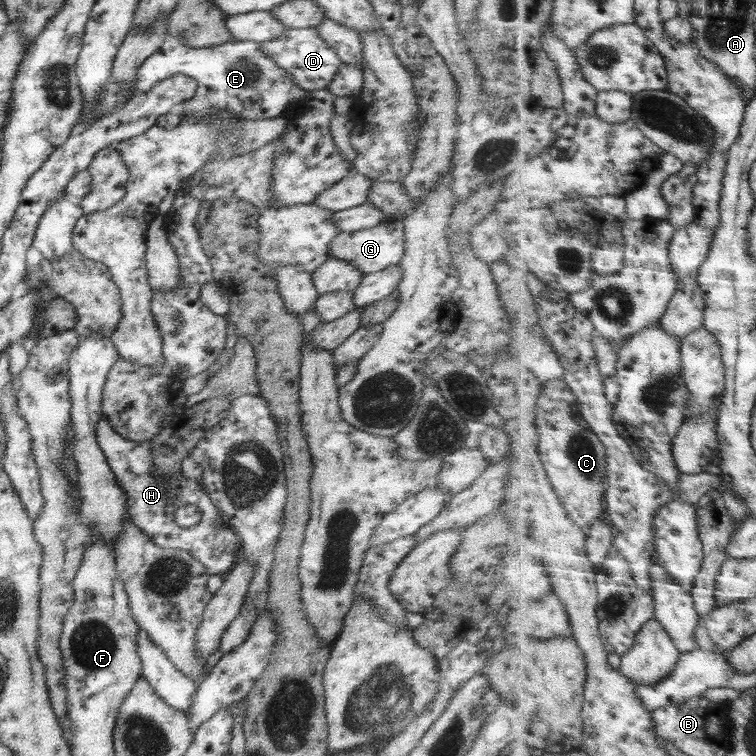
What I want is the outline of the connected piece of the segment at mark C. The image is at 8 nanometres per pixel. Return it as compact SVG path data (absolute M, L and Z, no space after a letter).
M565 377L561 380L548 382L544 388L543 393L538 398L537 427L541 436L539 451L554 488L562 497L562 502L566 505L571 517L588 534L594 524L608 515L606 512L606 494L609 489L607 483L609 477L607 446L601 441L596 431L592 430L590 423L582 414L578 395L570 388Z

